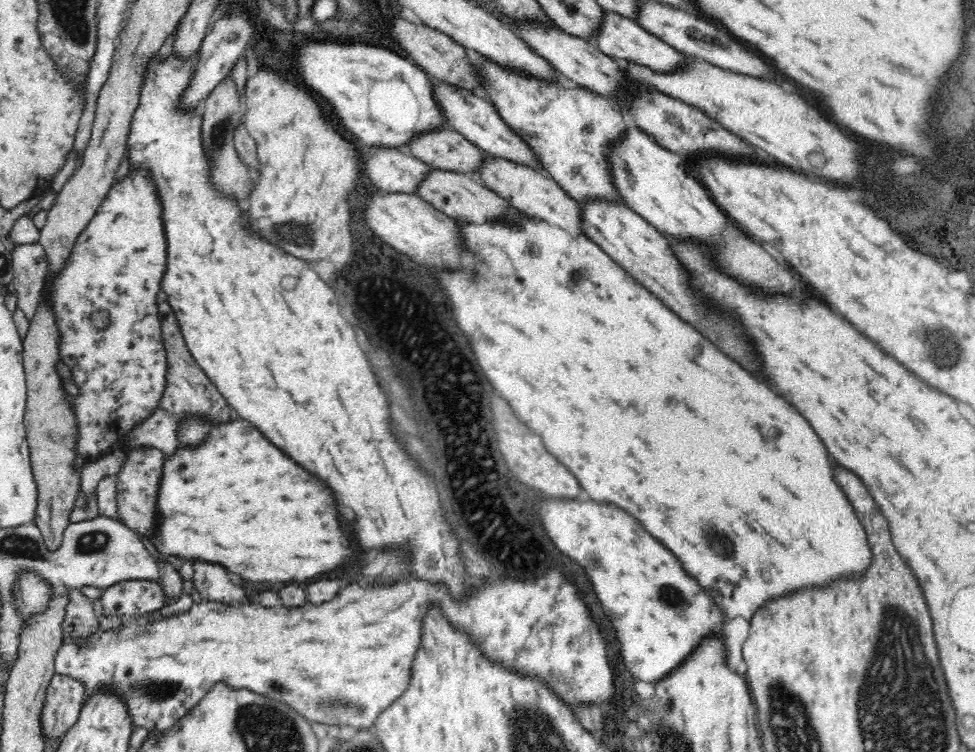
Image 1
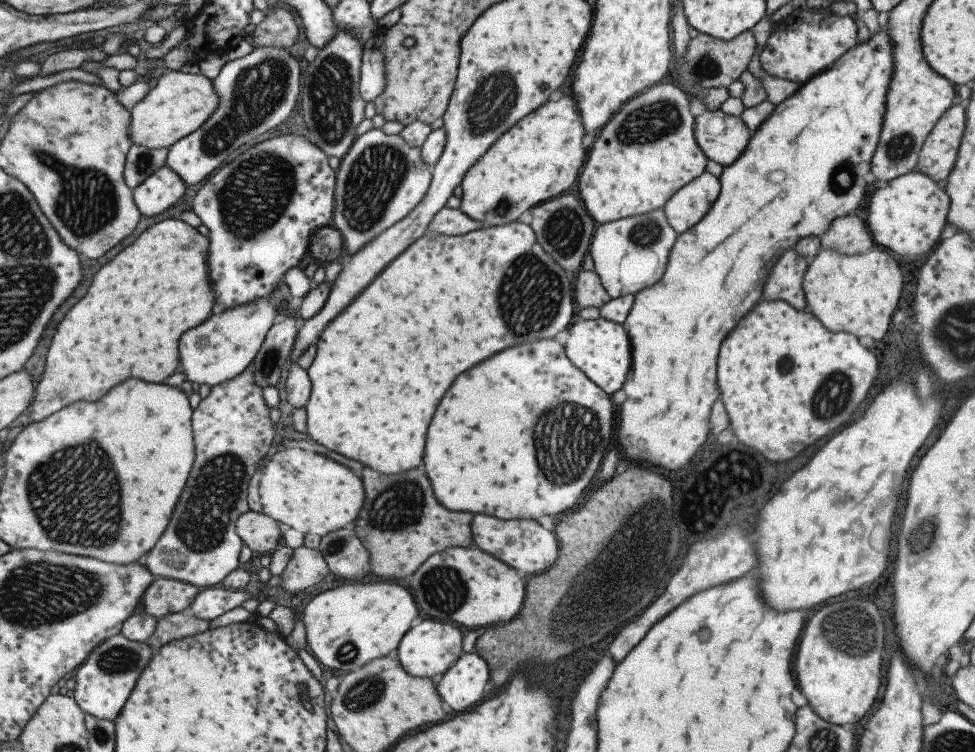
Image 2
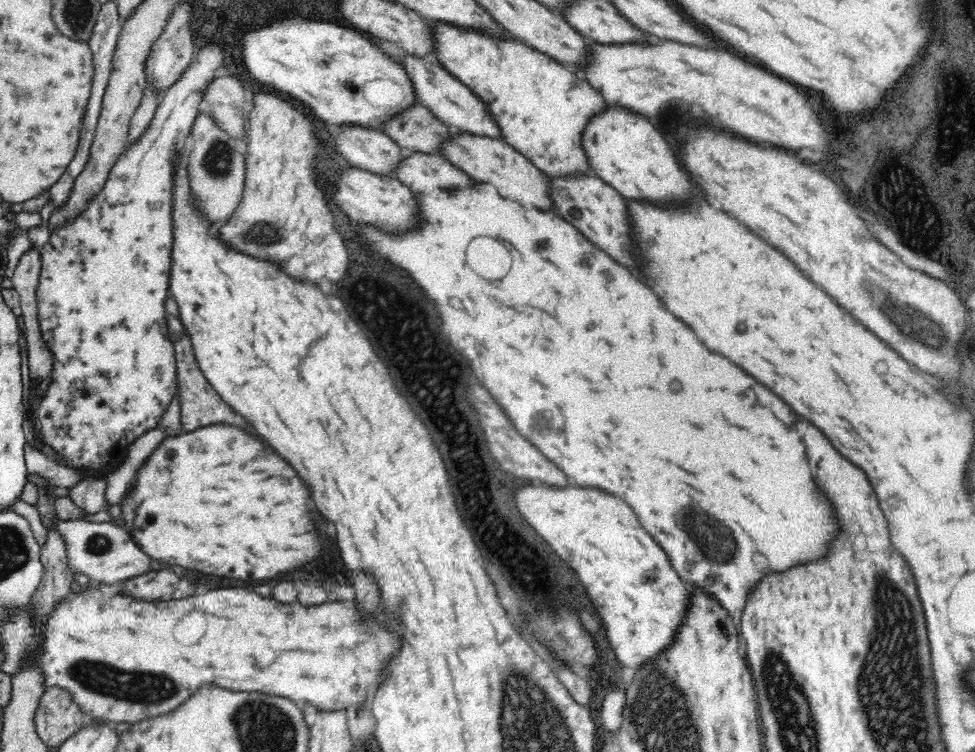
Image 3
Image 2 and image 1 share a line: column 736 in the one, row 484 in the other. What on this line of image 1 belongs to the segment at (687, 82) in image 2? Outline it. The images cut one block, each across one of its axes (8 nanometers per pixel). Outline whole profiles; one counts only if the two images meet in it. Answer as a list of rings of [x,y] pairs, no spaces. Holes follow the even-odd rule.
[[[41,298],[23,341],[23,367],[27,386],[23,423],[30,451],[32,475],[38,491],[34,522],[41,530],[48,551],[60,548],[64,530],[70,524],[70,512],[74,508],[74,500],[78,498],[81,488],[80,465],[72,462],[77,455],[74,451],[76,417],[68,407],[61,378],[56,373],[56,362],[61,360],[58,354],[58,340],[60,340],[60,333],[56,327],[56,319],[50,307],[42,304]]]

